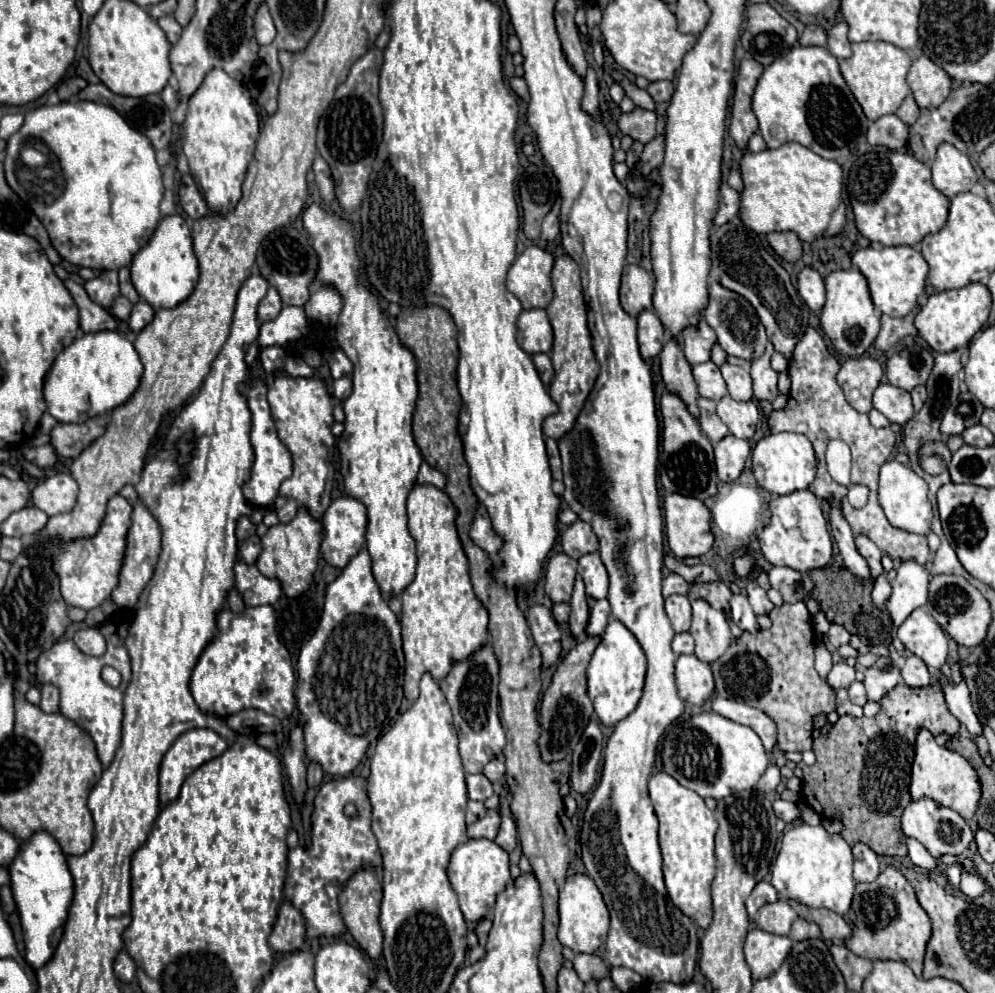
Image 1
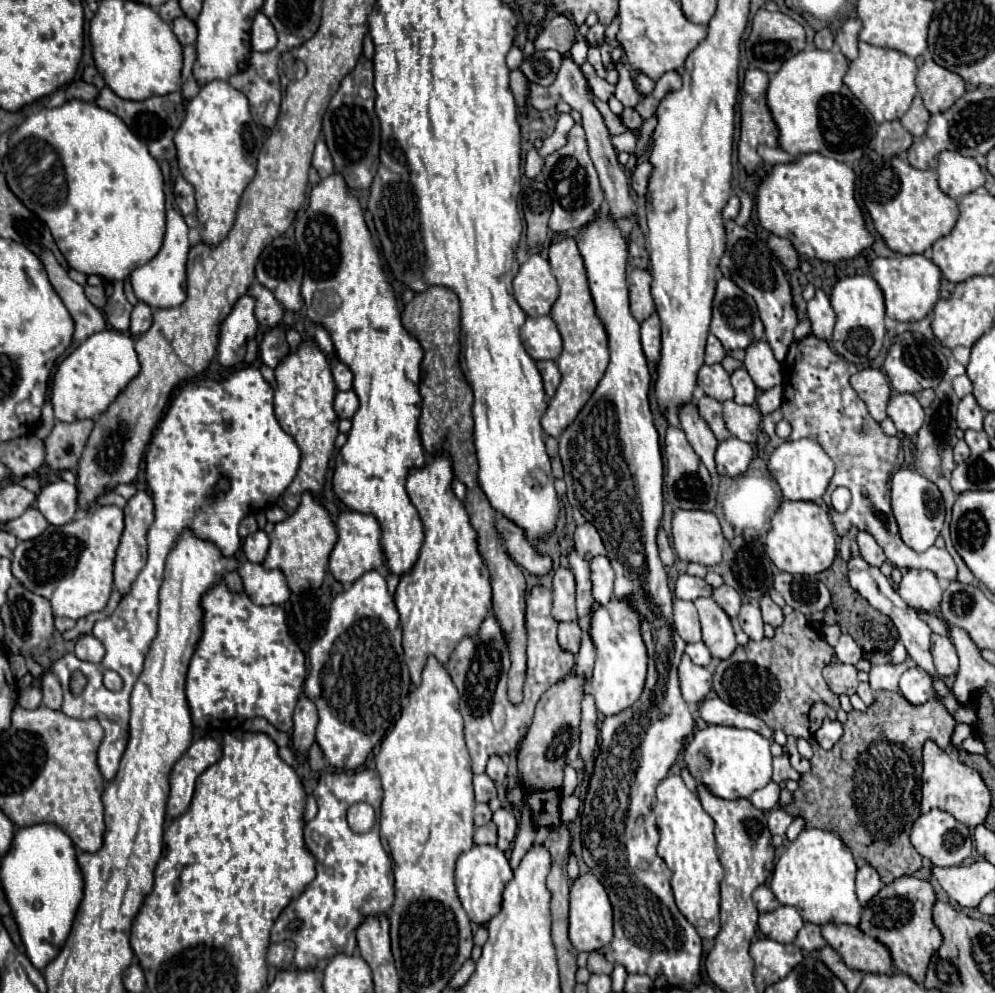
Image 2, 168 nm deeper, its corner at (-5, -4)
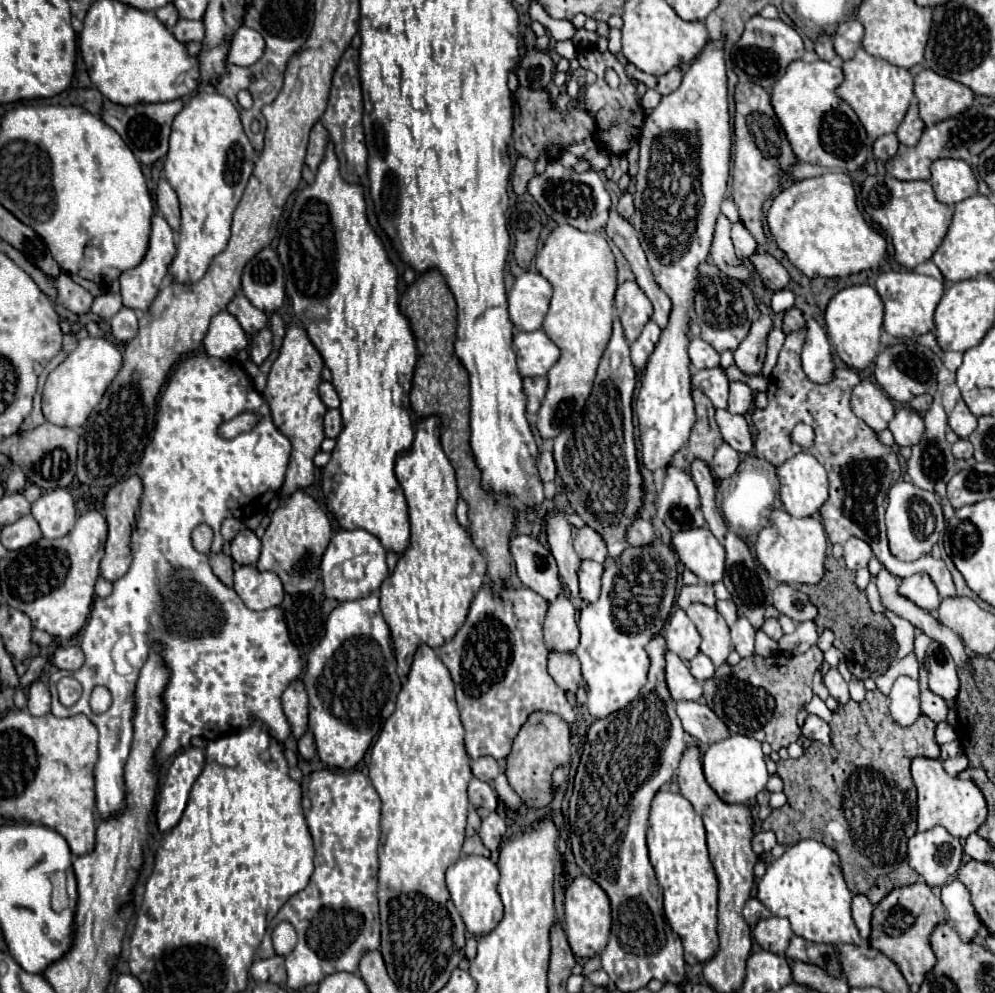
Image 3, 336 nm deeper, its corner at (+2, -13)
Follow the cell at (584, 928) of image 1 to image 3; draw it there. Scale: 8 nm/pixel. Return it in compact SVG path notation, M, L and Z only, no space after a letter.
M575 877L565 889L565 934L573 953L581 959L599 955L607 941L611 929L611 905L607 893L589 877Z

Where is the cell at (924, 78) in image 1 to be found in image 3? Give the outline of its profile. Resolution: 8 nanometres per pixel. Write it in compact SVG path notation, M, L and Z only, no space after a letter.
M923 69L915 75L915 97L919 101L919 115L927 127L955 117L973 105L975 93L931 69Z

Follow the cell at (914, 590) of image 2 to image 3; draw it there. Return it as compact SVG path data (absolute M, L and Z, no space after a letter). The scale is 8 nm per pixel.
M915 573L911 577L905 577L903 583L899 585L899 593L927 611L935 611L941 603L935 583L931 581L931 577L927 573Z

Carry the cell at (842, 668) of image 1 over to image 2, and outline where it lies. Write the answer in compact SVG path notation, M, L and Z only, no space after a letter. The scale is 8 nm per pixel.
M830 662L824 668L824 680L830 686L830 690L838 696L856 694L856 688L858 688L856 674L858 674L858 670L852 664L842 664L842 662Z

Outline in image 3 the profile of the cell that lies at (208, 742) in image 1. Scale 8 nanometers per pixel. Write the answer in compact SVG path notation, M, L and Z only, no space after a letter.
M191 747L179 753L173 759L173 763L169 765L165 783L161 785L156 799L156 823L159 831L163 833L171 831L179 823L185 811L185 803L187 803L191 785L195 783L197 775L201 773L203 763L205 763L203 751L197 747Z

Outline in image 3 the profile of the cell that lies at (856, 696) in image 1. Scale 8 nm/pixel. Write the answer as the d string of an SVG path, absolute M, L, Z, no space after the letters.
M851 677L851 681L849 681L849 693L851 693L851 699L853 701L857 701L857 703L861 703L863 699L865 699L865 687L863 687L863 679L859 679L859 677Z

